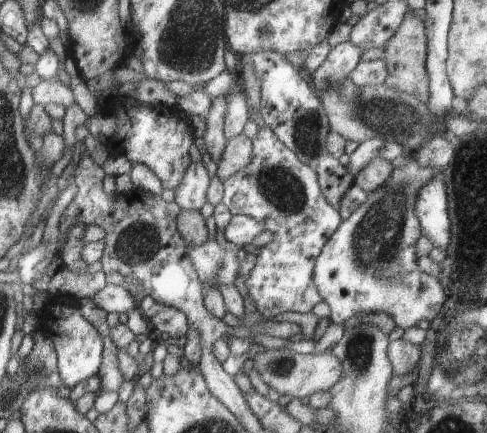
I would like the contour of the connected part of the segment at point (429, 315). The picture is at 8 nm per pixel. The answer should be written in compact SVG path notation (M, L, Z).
M414 154L406 155L406 164L394 167L386 182L376 190L367 193L367 199L338 225L336 232L327 240L315 261L313 282L330 306L330 321L346 323L357 321L360 313L385 312L404 330L418 326L420 320L434 320L440 312L440 302L444 304L444 288L438 278L434 278L419 268L416 257L416 242L421 236L420 221L416 218L415 202L417 194L434 177L443 175L432 167L419 163Z

